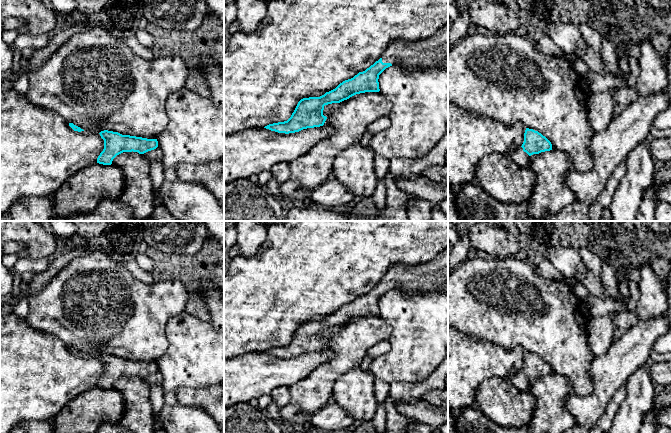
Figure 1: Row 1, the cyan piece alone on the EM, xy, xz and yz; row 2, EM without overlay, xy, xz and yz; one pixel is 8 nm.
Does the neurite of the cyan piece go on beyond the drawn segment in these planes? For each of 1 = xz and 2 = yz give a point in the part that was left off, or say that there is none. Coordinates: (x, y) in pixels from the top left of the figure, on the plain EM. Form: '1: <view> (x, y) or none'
1: xz (431, 277)
2: yz (518, 380)

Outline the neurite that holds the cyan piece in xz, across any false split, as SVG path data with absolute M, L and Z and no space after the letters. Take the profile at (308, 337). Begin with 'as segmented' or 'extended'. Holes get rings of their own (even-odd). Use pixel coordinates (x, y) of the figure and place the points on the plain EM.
extended | M448 248L425 263L393 264L381 282L365 295L343 305L320 321L301 323L287 345L269 348L264 352L289 358L323 350L327 343L323 339L325 329L340 327L360 317L379 316L379 299L392 289L408 295L448 294Z

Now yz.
extended | M526 352L521 371L508 376L506 380L521 392L528 392L530 380L552 374L551 366L538 355Z

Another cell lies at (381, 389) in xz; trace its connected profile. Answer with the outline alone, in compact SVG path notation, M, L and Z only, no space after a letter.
M378 378L374 381L374 393L378 404L383 404L390 392L390 384Z

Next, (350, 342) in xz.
M380 315L356 318L340 327L325 329L323 339L327 343L323 350L332 350L334 356L316 367L307 377L288 387L289 403L280 411L283 422L297 419L302 414L313 414L332 402L337 380L350 369L360 366L368 349L382 340L389 340L391 333L390 325Z

